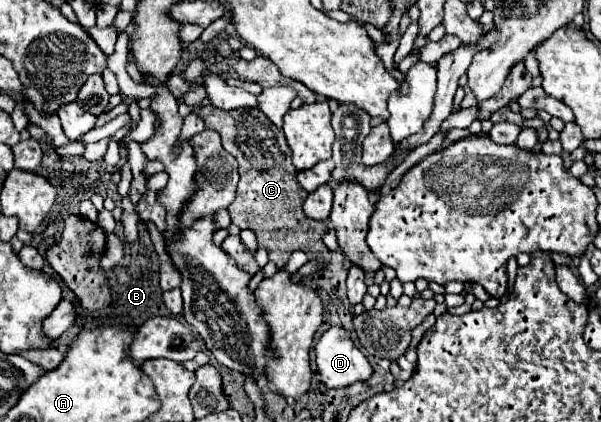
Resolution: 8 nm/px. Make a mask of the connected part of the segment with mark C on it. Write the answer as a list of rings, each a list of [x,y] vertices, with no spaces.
[[[203,105],[193,109],[205,121],[207,129],[215,129],[221,135],[223,149],[231,153],[239,163],[239,189],[235,201],[229,205],[231,223],[239,229],[251,229],[257,235],[257,247],[267,249],[269,261],[283,269],[293,251],[307,253],[309,261],[323,261],[323,269],[331,261],[331,251],[323,243],[323,235],[329,231],[325,221],[309,219],[303,213],[303,201],[307,191],[297,181],[297,169],[293,169],[289,157],[291,149],[285,135],[275,127],[261,109],[233,109],[221,111],[213,105]]]

